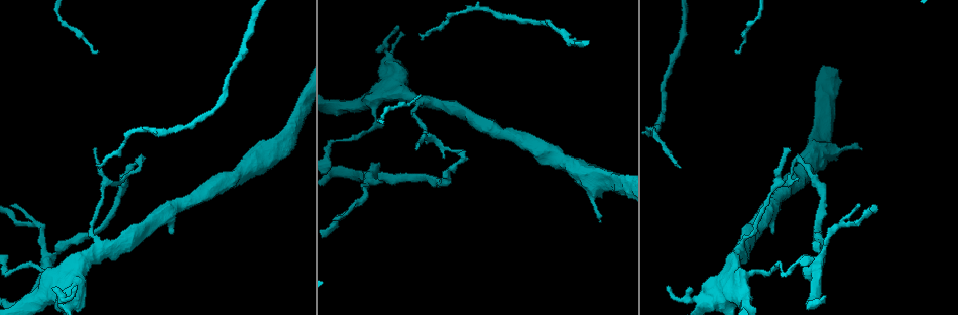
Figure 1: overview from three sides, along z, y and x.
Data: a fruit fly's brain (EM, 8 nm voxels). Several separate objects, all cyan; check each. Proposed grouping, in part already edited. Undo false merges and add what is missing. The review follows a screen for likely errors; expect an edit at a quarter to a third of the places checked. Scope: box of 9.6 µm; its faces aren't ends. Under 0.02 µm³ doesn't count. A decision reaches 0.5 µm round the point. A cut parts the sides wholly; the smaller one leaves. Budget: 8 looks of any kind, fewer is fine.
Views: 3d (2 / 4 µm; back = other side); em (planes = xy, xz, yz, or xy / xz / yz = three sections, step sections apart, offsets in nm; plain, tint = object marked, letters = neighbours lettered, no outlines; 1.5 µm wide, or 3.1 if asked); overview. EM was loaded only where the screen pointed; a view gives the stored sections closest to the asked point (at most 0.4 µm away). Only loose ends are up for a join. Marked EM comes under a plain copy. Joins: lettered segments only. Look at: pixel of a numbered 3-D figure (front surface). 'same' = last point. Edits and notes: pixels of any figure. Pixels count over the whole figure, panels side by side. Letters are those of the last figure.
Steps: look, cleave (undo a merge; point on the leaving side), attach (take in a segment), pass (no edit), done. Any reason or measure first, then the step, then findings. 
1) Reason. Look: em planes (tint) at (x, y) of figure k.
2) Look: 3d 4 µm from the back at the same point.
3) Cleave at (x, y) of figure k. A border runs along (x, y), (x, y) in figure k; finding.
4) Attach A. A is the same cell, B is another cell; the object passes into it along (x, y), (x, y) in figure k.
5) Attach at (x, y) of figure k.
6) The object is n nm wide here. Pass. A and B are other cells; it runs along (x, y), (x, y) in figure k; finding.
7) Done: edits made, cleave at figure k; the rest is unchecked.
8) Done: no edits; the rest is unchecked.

Free end. Look: em yz step 8 (letters) at (76, 287) of figure 1.

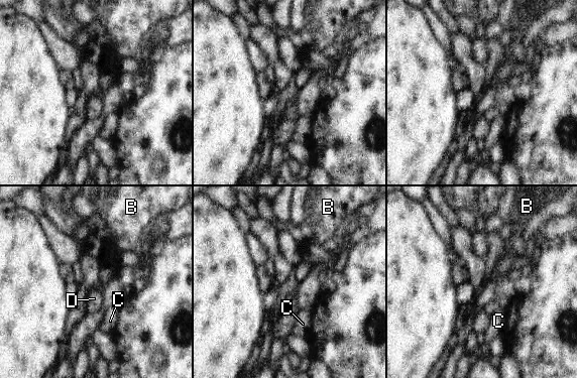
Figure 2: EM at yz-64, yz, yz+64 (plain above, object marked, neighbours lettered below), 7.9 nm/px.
Cut it another way. Look: em planes (letters) at the same point.

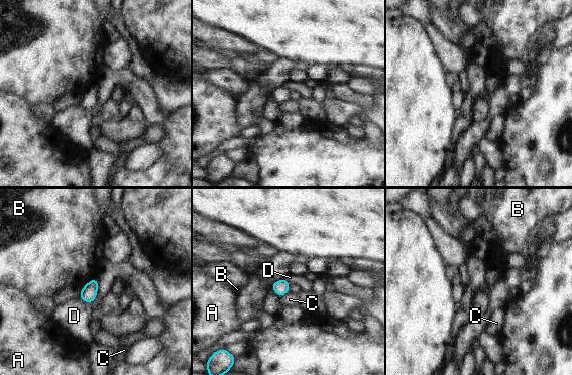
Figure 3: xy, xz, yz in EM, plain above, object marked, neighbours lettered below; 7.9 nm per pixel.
Pass. A, B, C and D are other cells; a border runs along (97, 277), (94, 277), (80, 288) in figure 3; none of them fits.

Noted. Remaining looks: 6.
An open end. Look: em xz step 8 (letters) at (673, 163) of figure 1.

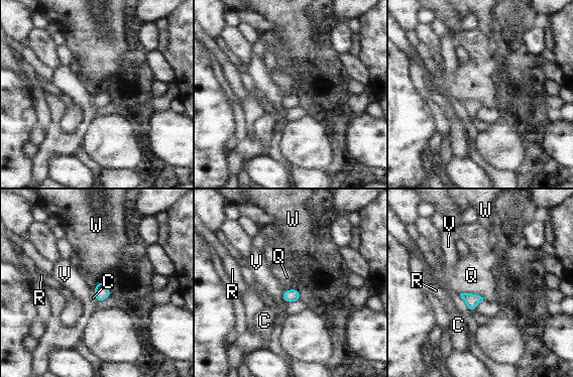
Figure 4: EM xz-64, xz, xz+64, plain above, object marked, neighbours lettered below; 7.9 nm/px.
Look: em planes (letters) at the same point.

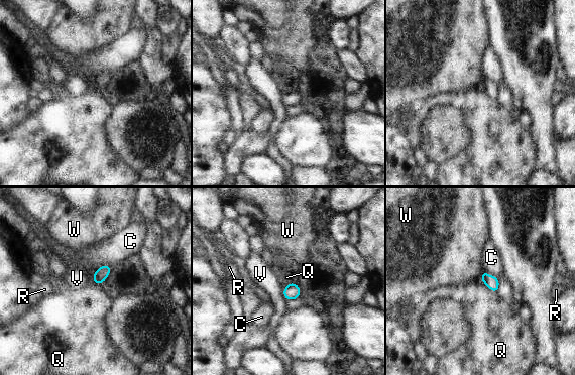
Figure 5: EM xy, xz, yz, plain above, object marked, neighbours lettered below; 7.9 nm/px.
Pass. C, Q, R, V and W are other cells; a border runs along (480, 278), (496, 293) in figure 5; none of them fits.

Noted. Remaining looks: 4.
Look: em planes (letters) at (9, 272) of figure 1.

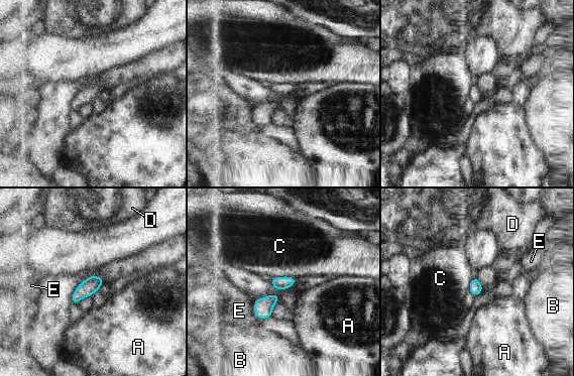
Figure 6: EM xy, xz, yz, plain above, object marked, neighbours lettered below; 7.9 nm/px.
Pass. A, B, C, D and E are other cells; a border runs along (296, 276), (274, 276), (269, 279) in figure 6; continuous, no second cell.

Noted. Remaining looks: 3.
Done: no edits; the rest is unchecked.

